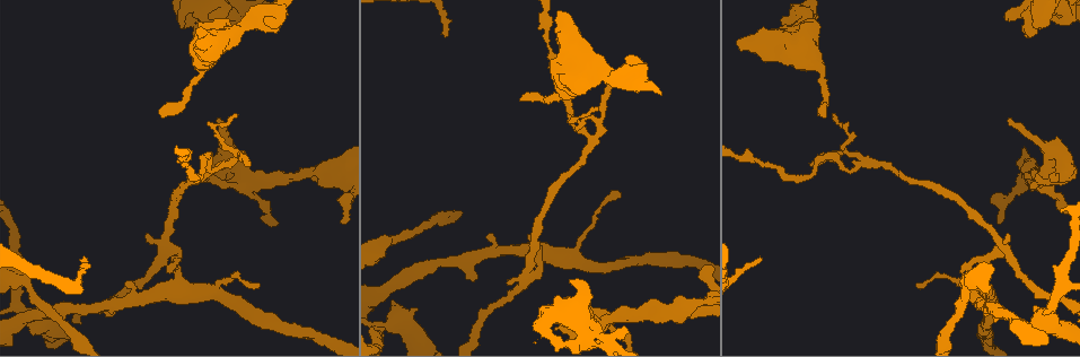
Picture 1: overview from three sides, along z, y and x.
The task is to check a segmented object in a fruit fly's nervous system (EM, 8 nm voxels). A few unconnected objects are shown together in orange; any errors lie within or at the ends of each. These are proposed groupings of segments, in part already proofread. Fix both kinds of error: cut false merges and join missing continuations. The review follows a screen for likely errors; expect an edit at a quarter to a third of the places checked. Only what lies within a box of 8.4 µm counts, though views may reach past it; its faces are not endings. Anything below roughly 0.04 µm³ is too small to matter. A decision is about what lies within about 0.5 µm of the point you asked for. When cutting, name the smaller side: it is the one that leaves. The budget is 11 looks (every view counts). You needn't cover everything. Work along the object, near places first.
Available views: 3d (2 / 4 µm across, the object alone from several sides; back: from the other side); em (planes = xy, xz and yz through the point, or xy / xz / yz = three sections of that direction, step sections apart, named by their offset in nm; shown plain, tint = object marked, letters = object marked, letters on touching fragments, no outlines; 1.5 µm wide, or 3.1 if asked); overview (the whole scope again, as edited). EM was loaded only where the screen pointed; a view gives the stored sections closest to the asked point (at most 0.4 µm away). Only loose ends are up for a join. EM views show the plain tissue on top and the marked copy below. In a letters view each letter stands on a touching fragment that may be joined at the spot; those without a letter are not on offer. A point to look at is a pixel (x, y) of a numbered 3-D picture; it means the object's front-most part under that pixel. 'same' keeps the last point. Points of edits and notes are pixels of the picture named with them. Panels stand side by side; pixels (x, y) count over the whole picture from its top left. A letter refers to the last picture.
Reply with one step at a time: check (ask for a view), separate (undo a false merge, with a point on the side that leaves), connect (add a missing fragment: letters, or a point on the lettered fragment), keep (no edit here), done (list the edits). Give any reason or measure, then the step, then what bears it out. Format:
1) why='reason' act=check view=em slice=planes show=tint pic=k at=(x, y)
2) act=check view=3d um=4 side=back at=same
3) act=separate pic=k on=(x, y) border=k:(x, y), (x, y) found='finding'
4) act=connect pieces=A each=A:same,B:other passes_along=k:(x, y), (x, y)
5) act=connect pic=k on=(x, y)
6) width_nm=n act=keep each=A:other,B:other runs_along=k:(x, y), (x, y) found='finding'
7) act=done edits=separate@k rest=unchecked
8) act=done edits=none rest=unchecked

why='free end' act=check view=em slice=planes show=tint pic=1 at=(258, 282)

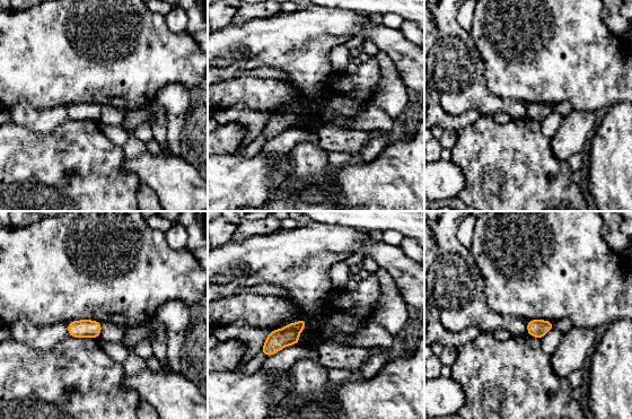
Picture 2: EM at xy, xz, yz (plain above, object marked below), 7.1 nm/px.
act=check view=em slice=planes show=letters at=same

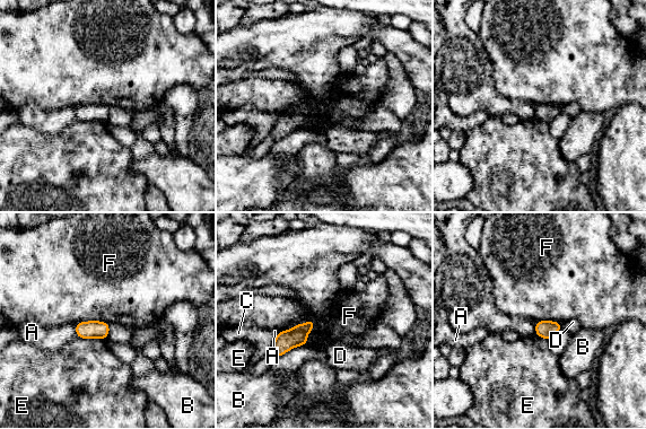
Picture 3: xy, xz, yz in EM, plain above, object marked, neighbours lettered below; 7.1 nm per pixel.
act=keep each=A:other,B:other,C:other,D:other,E:other,F:other border=3:(315, 320), (297, 323), (280, 332) found='no lettered fragment goes on from it'

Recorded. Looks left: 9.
why='thin end' act=check view=3d um=4 pic=1 at=(823, 112)

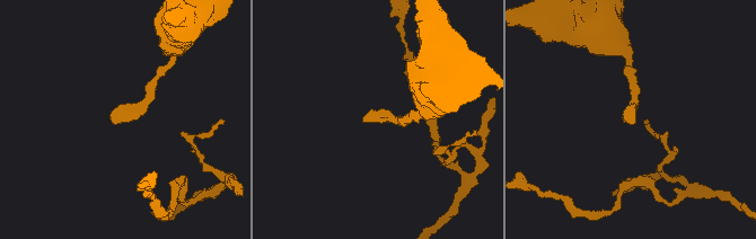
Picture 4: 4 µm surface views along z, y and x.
why='need the tissue' act=check view=em slice=planes show=letters pic=4 at=(112, 114)

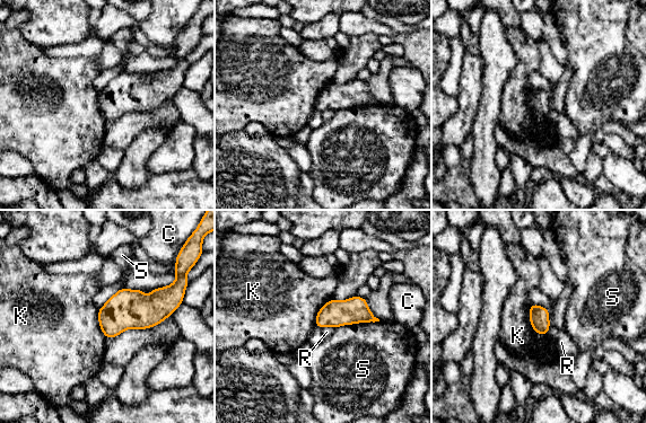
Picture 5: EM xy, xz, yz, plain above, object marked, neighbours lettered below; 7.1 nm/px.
act=keep each=C:other,K:other,R:other,S:other found='no lettered fragment goes on from it'

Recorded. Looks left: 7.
why='an open end' act=check view=em slice=planes show=letters pic=1 at=(556, 328)

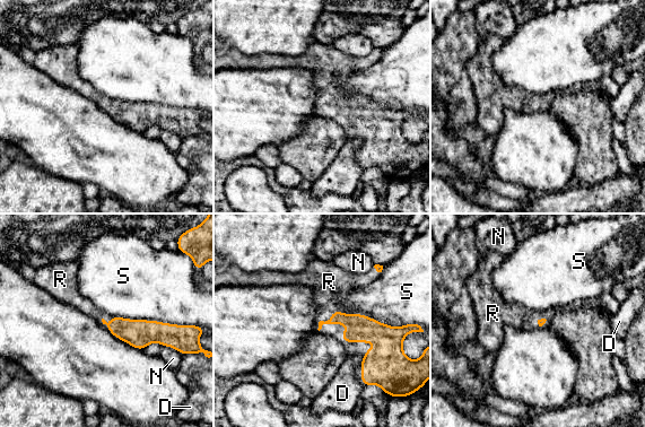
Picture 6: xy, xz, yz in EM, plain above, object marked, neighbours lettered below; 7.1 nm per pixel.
act=connect pieces=R each=D:other,N:other,R:same,S:other found='it goes on there'

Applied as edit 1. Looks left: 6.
why='redraw' act=check view=overview

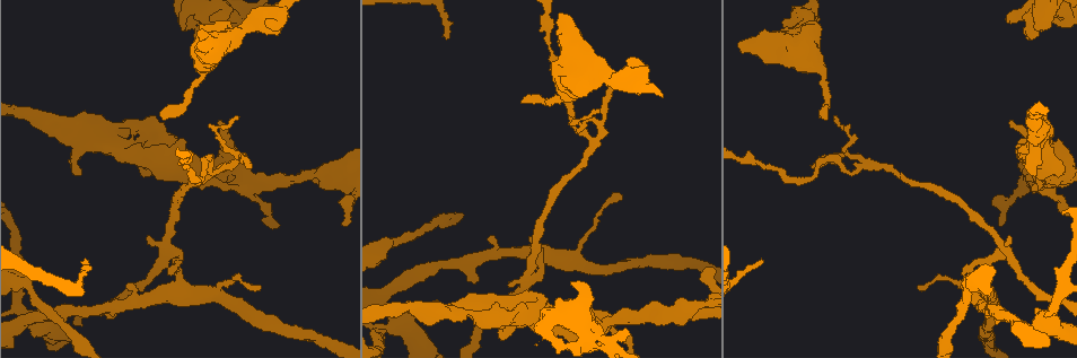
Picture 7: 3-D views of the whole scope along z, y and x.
why='free end' act=check view=em slice=planes show=letters pic=7 at=(1036, 175)

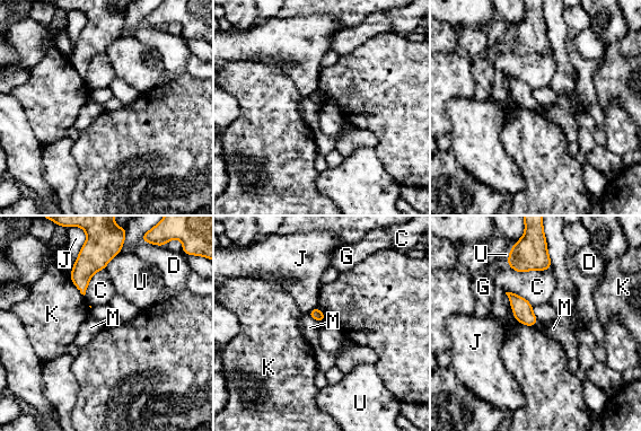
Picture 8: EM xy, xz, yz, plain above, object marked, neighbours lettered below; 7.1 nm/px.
longest_contact=C:320nm act=keep each=C:other,D:other,G:other,J:other,K:other,M:other,U:other border=8:(306, 314), (319, 323) found='none of them fits'

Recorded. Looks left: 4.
act=done edits=connect@6 rest=unchecked

